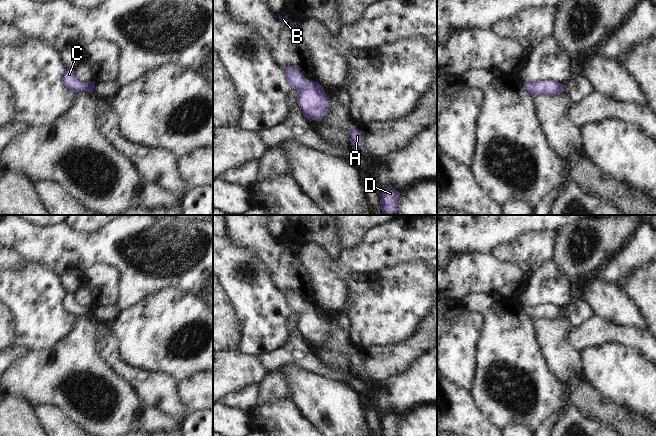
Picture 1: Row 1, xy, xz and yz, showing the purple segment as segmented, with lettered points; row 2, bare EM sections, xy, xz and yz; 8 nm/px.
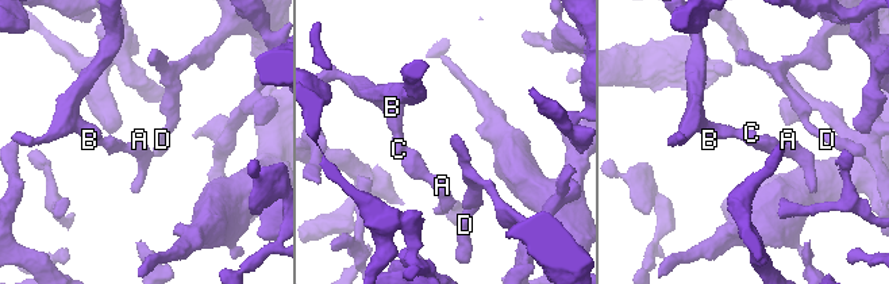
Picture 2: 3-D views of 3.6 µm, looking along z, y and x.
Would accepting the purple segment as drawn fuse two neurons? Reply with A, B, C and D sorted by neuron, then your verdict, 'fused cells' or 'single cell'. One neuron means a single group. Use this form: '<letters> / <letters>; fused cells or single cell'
A B C D; single cell

